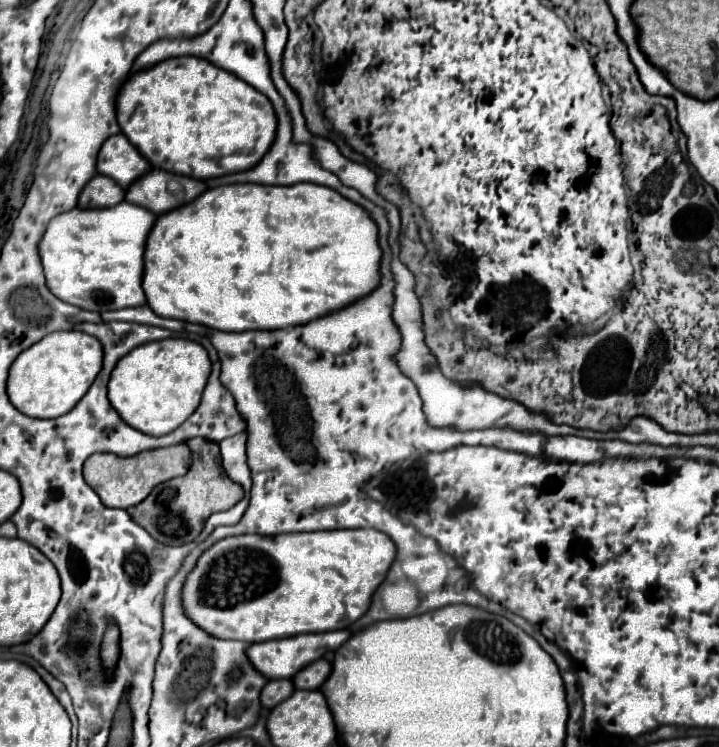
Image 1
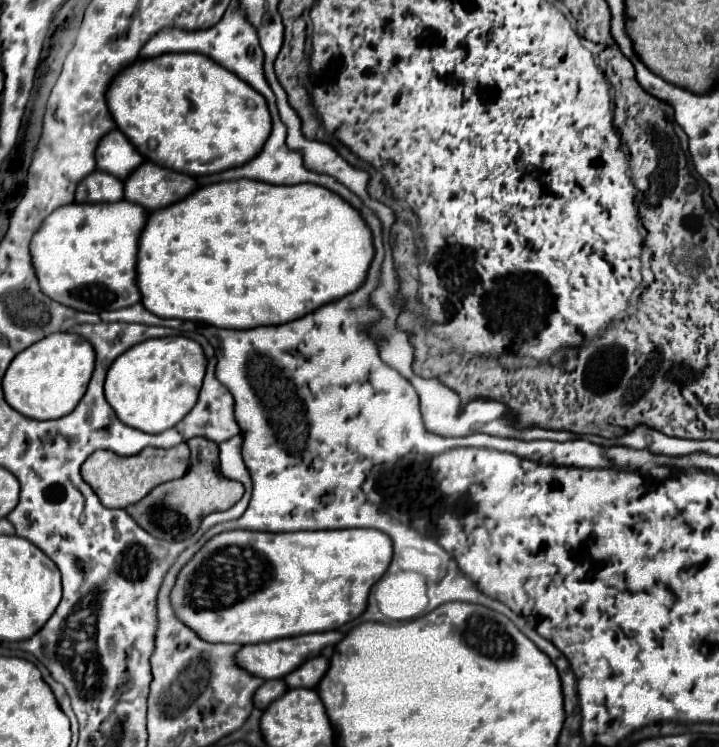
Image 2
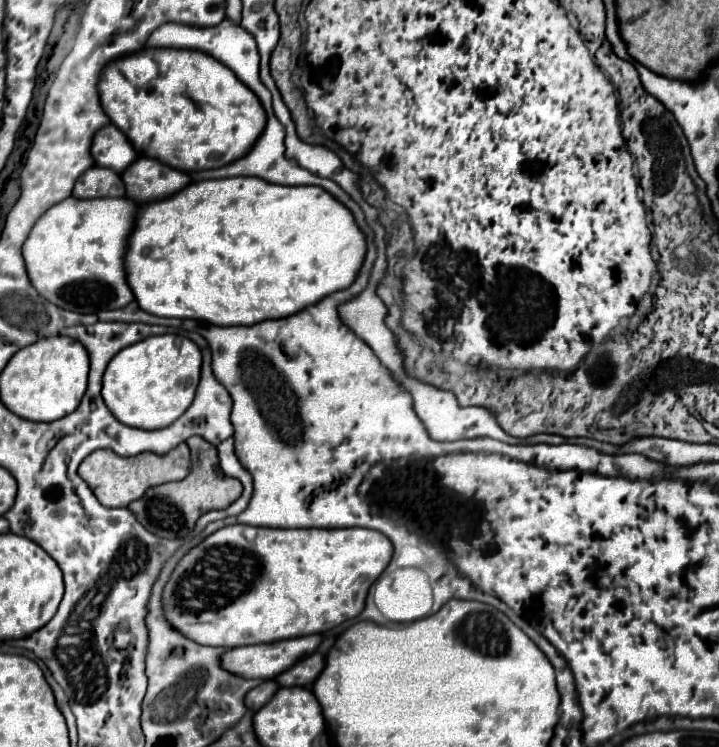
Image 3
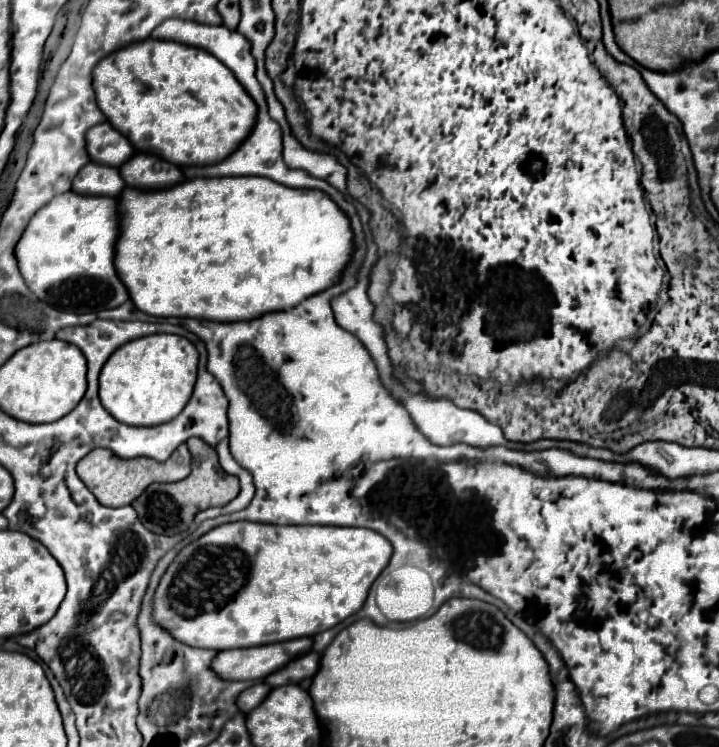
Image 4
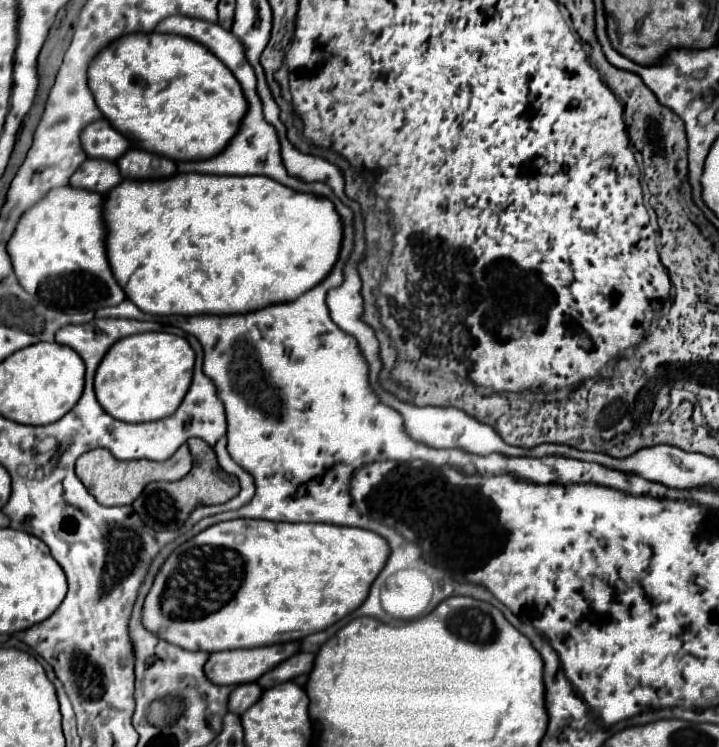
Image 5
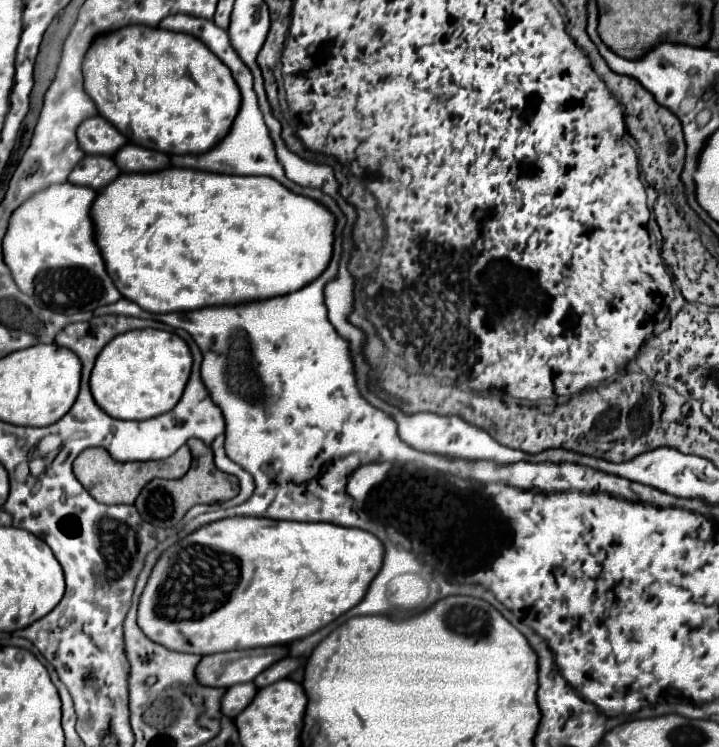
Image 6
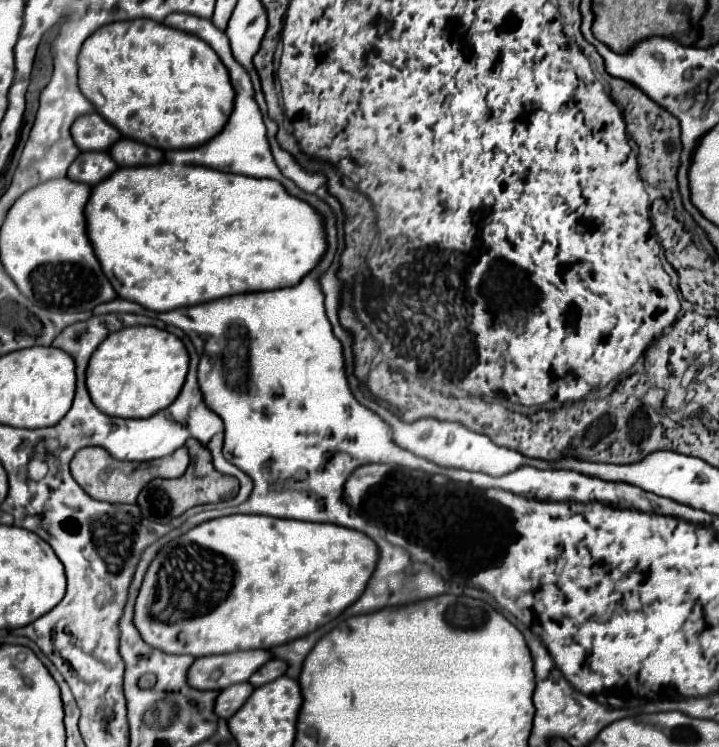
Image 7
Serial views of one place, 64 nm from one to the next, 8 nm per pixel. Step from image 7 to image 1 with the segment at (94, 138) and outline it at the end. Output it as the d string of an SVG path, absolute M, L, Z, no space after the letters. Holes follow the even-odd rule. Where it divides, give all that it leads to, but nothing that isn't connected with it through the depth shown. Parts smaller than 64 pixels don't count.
M124 134L110 136L100 148L98 174L112 178L124 190L150 170L152 166L148 160L138 154Z

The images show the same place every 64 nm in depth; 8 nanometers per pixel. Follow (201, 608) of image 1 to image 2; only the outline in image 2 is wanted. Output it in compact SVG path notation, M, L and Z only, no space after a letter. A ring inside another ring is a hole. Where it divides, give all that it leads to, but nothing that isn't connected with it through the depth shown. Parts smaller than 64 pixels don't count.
M372 528L316 530L316 532L224 532L208 540L198 554L182 568L170 594L176 616L198 636L210 642L258 644L302 632L336 630L356 620L366 604L372 586L384 576L392 560L392 540Z

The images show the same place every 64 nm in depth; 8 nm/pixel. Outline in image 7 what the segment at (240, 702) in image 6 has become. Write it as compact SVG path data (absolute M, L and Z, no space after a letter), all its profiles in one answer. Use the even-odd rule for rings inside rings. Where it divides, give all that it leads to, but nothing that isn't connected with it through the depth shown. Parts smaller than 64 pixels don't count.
M242 682L242 684L234 684L226 690L222 690L216 698L216 706L214 706L214 712L220 716L220 718L232 718L242 706L244 702L250 698L250 694L254 692L254 686L250 682Z

